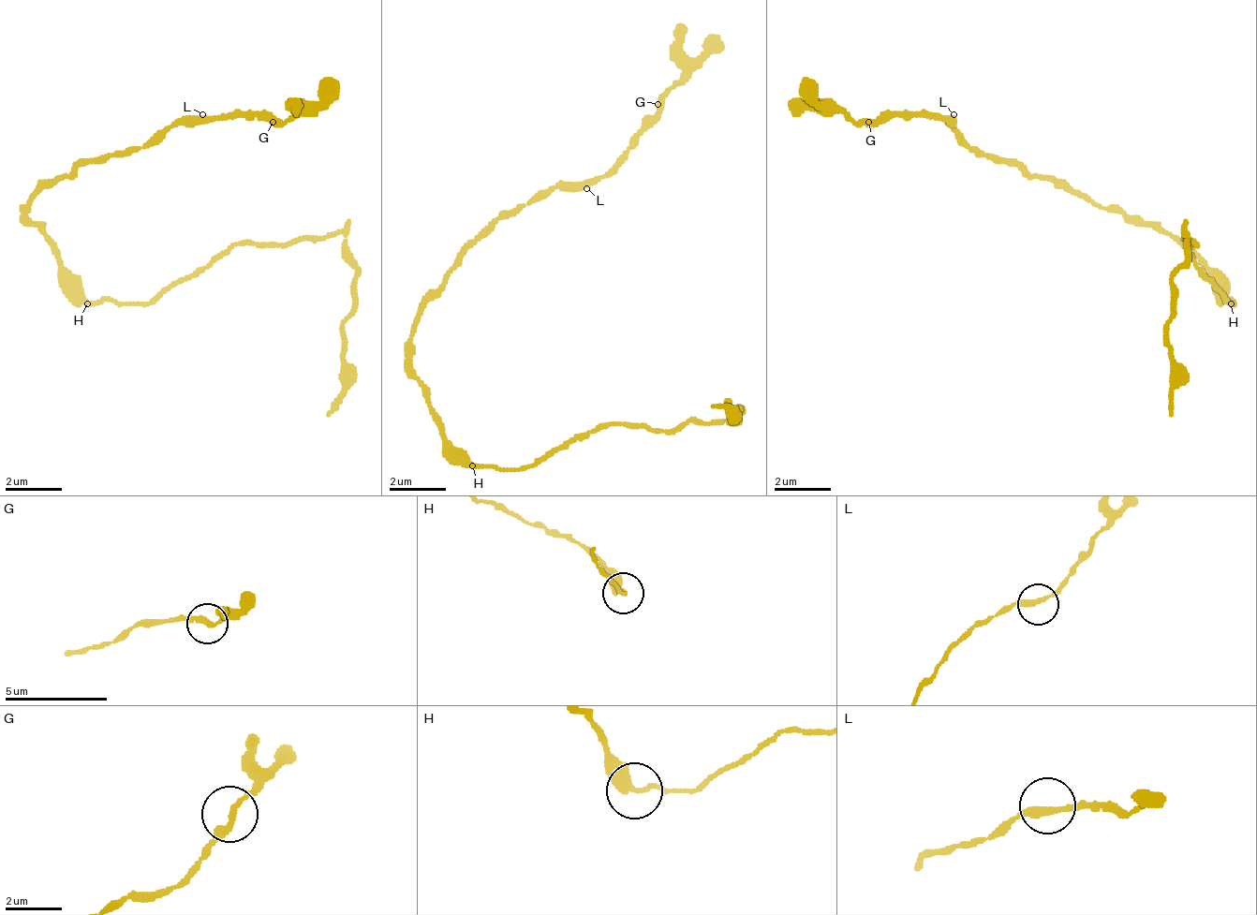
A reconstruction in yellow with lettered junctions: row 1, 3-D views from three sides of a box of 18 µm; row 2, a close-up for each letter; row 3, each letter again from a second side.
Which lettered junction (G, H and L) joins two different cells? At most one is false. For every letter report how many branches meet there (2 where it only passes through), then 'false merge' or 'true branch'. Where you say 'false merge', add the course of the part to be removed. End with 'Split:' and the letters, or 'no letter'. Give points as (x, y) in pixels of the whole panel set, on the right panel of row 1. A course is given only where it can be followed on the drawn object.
G: branches 2; true branch
H: branches 2; false merge; course (1229, 305), (1187, 242), (1187, 234), (1173, 277), (1173, 419)
L: branches 2; true branch
Split: H

